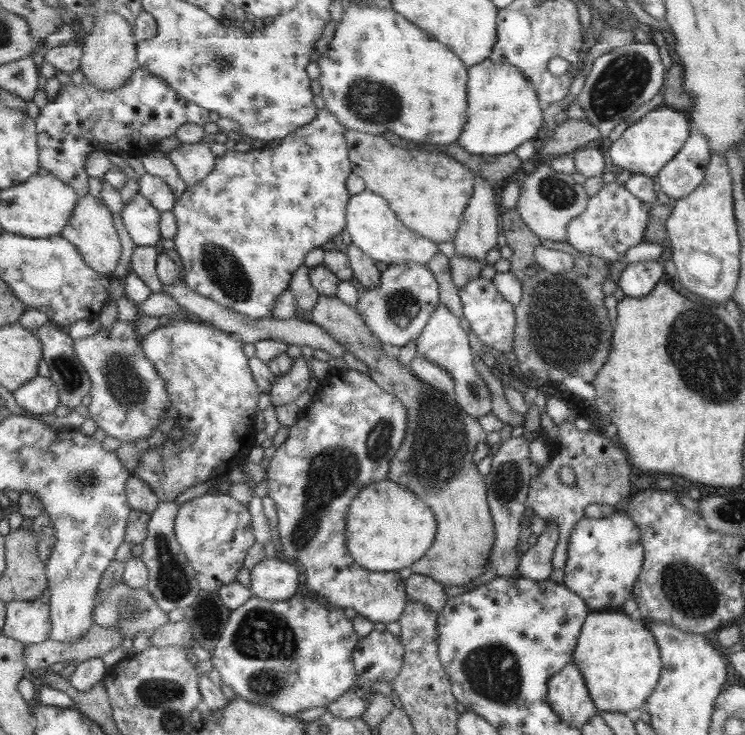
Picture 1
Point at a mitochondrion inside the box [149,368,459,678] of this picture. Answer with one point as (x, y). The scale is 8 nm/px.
(331, 472)

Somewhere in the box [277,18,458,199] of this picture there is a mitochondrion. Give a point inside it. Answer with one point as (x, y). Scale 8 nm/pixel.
(372, 102)

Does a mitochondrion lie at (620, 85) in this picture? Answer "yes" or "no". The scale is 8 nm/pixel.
yes

